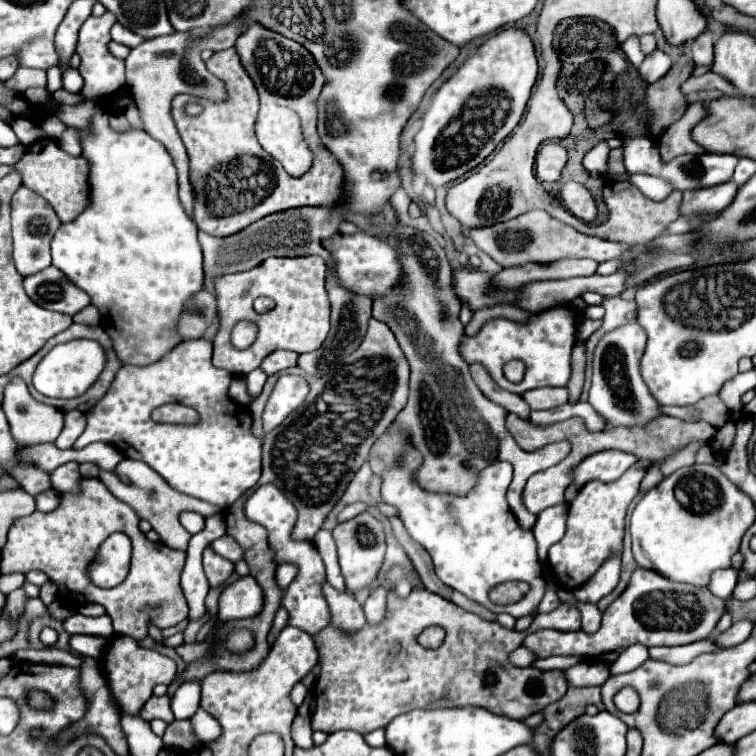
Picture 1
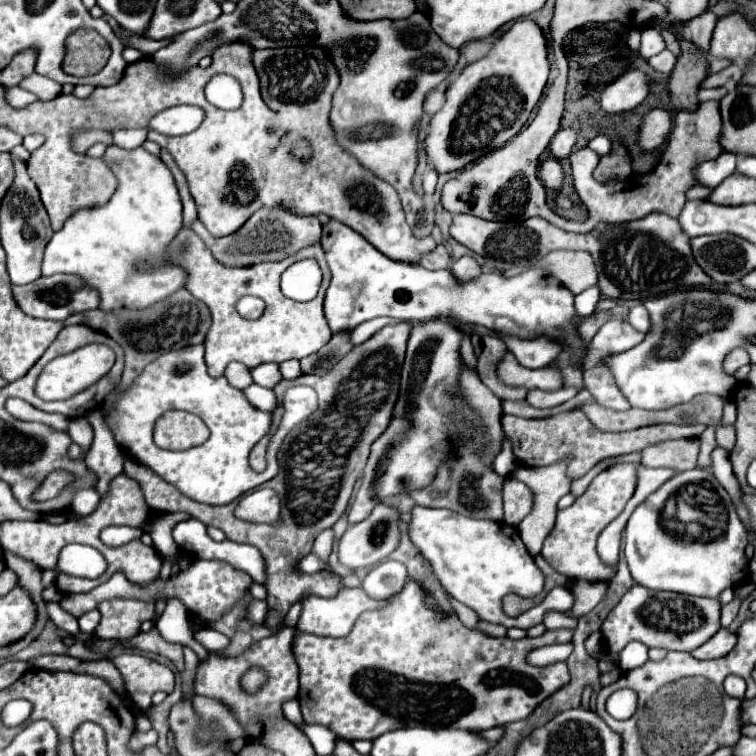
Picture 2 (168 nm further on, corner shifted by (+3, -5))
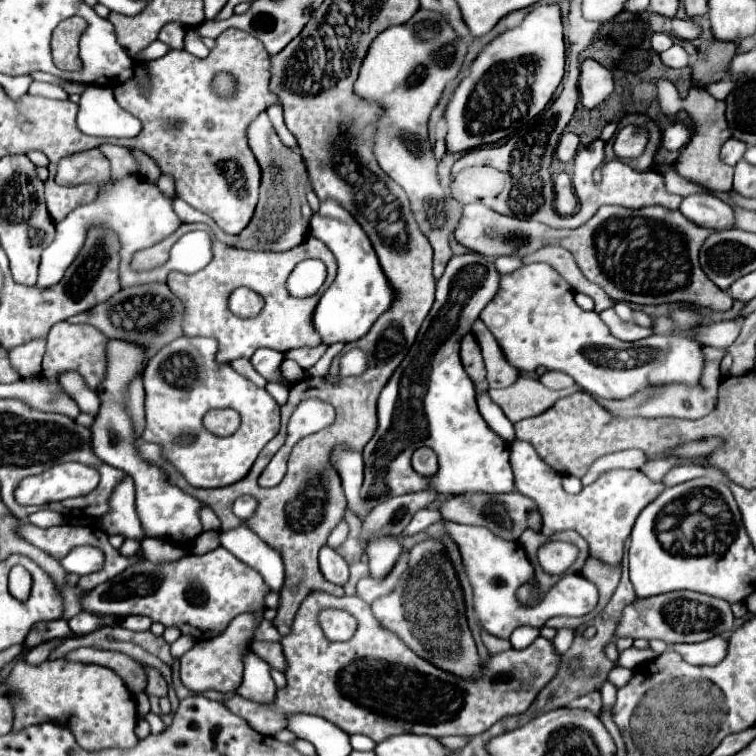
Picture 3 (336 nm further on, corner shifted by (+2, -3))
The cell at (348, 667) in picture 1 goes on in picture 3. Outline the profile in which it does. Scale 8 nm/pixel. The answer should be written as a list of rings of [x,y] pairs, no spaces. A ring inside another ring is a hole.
[[[311,592],[293,622],[289,636],[281,640],[283,656],[287,660],[285,688],[277,690],[271,704],[257,704],[243,696],[235,696],[225,706],[245,718],[251,728],[261,734],[275,736],[287,726],[287,714],[321,716],[347,734],[365,734],[375,742],[397,734],[425,734],[441,736],[477,736],[491,728],[497,720],[523,714],[541,686],[555,676],[559,656],[553,642],[539,636],[525,650],[507,650],[491,656],[483,666],[479,680],[461,680],[433,664],[417,658],[393,632],[383,628],[367,602],[357,596],[331,596],[327,592]],[[325,608],[345,610],[357,620],[357,632],[347,642],[331,642],[325,638],[317,614]]]

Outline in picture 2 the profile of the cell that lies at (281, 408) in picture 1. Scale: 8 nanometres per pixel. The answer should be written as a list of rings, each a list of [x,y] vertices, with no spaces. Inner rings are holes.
[[[196,344],[196,346],[186,346],[182,350],[166,352],[154,362],[150,362],[126,390],[118,392],[116,402],[110,408],[102,406],[102,416],[108,428],[112,430],[116,444],[124,448],[124,452],[130,458],[148,466],[168,484],[178,488],[180,494],[202,504],[222,506],[234,502],[246,490],[258,488],[278,474],[276,452],[284,436],[298,422],[302,422],[316,410],[318,406],[316,392],[310,386],[292,386],[284,392],[280,406],[284,408],[284,414],[278,424],[278,430],[274,432],[268,444],[268,454],[266,454],[268,466],[264,472],[254,472],[248,457],[252,446],[268,432],[270,414],[254,408],[244,398],[242,390],[230,386],[224,376],[212,378],[206,372],[204,346]],[[166,410],[186,410],[200,416],[212,432],[210,438],[202,445],[184,452],[168,452],[158,448],[152,442],[152,426],[156,418]]]

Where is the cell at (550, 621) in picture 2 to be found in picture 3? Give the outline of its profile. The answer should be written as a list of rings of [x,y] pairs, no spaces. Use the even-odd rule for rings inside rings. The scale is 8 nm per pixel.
[[[557,630],[557,636],[553,640],[557,654],[565,654],[569,650],[569,646],[573,642],[573,636],[575,636],[573,630]]]

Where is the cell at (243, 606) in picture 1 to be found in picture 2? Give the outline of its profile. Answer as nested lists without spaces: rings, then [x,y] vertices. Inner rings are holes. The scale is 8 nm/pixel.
[[[252,600],[248,606],[246,606],[246,620],[254,626],[260,626],[264,622],[264,616],[266,616],[266,602],[264,600]]]

